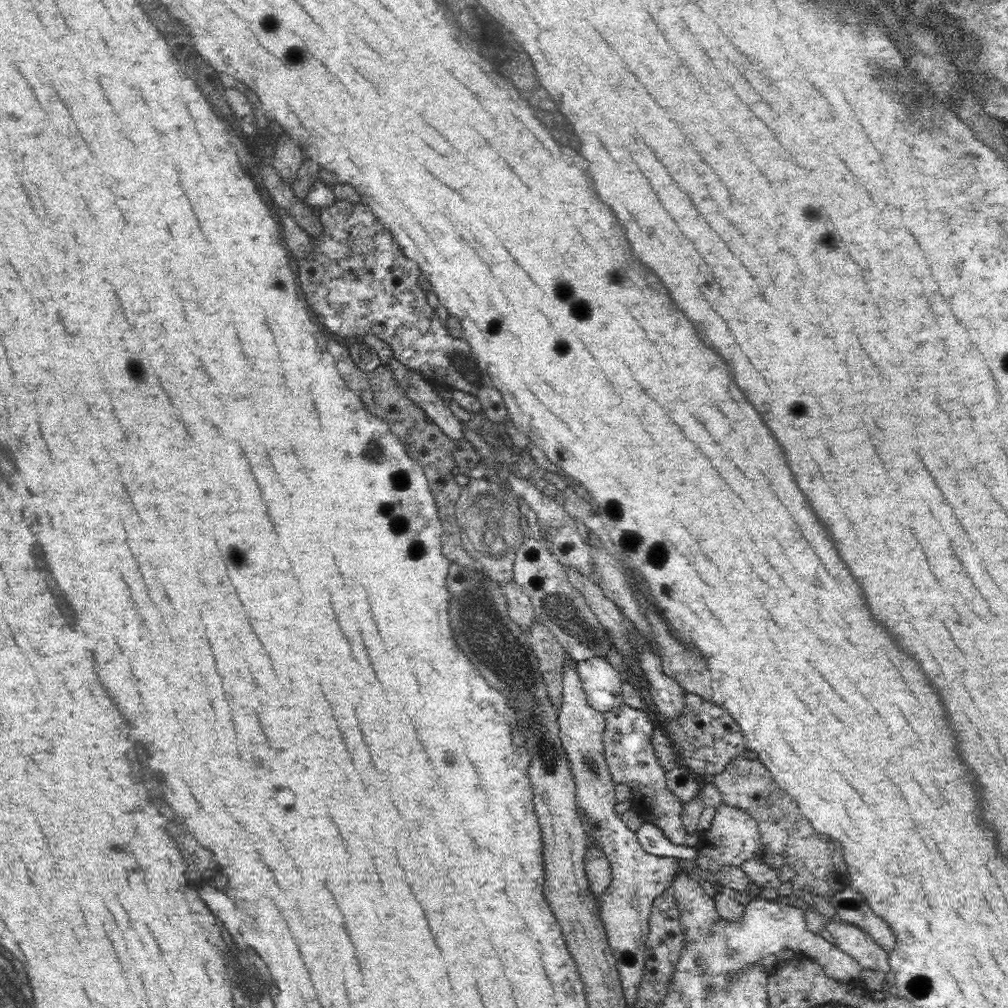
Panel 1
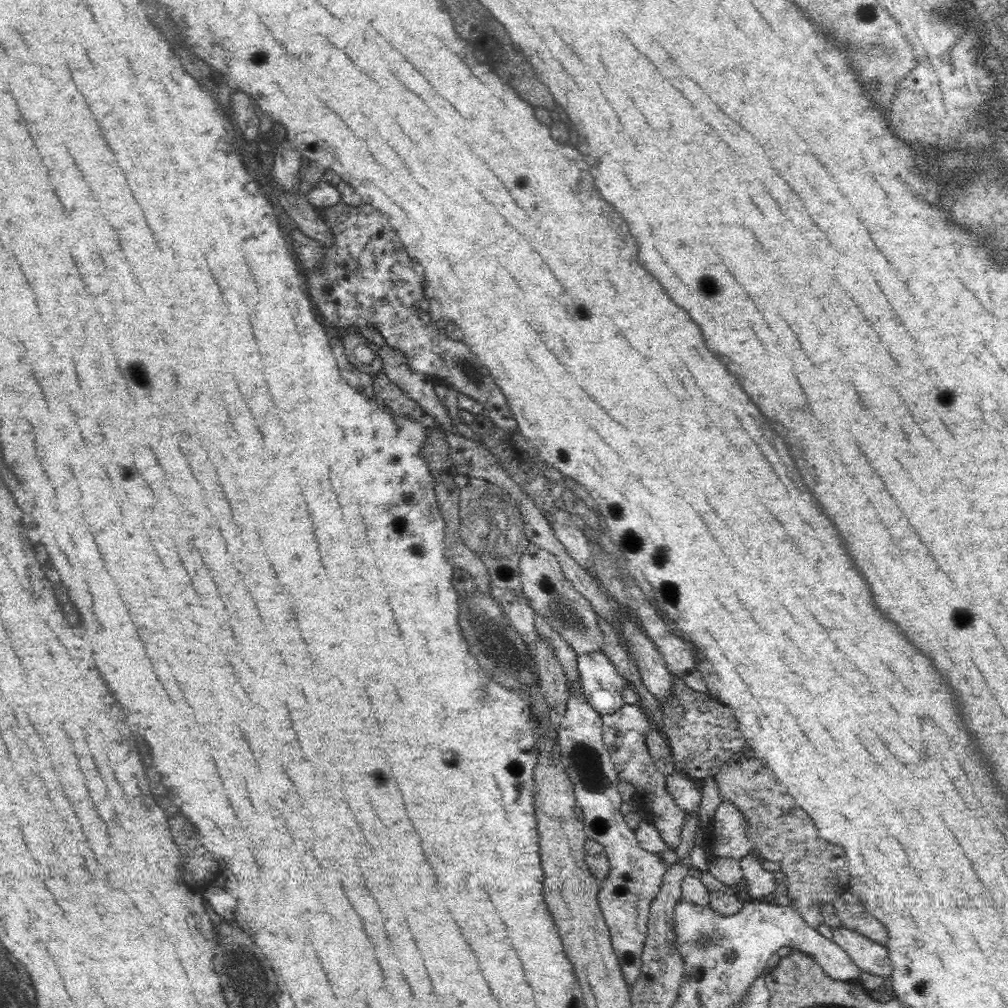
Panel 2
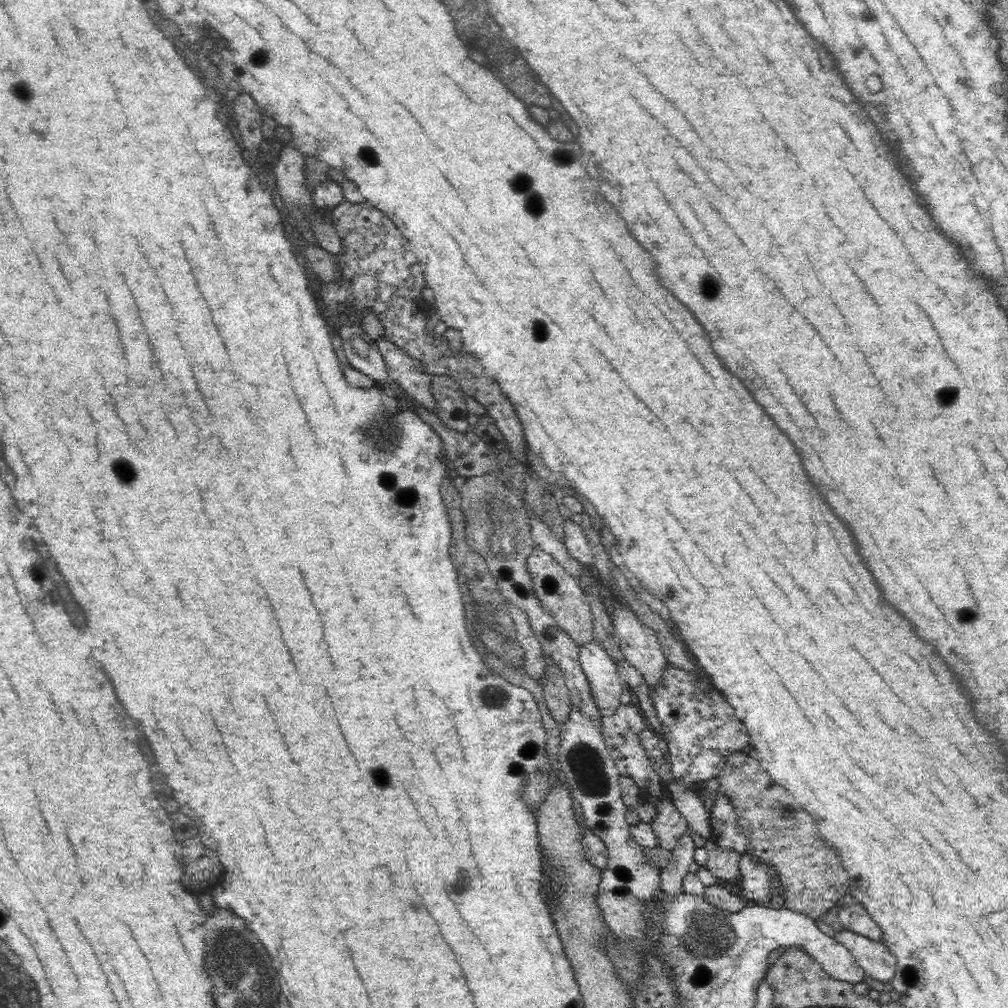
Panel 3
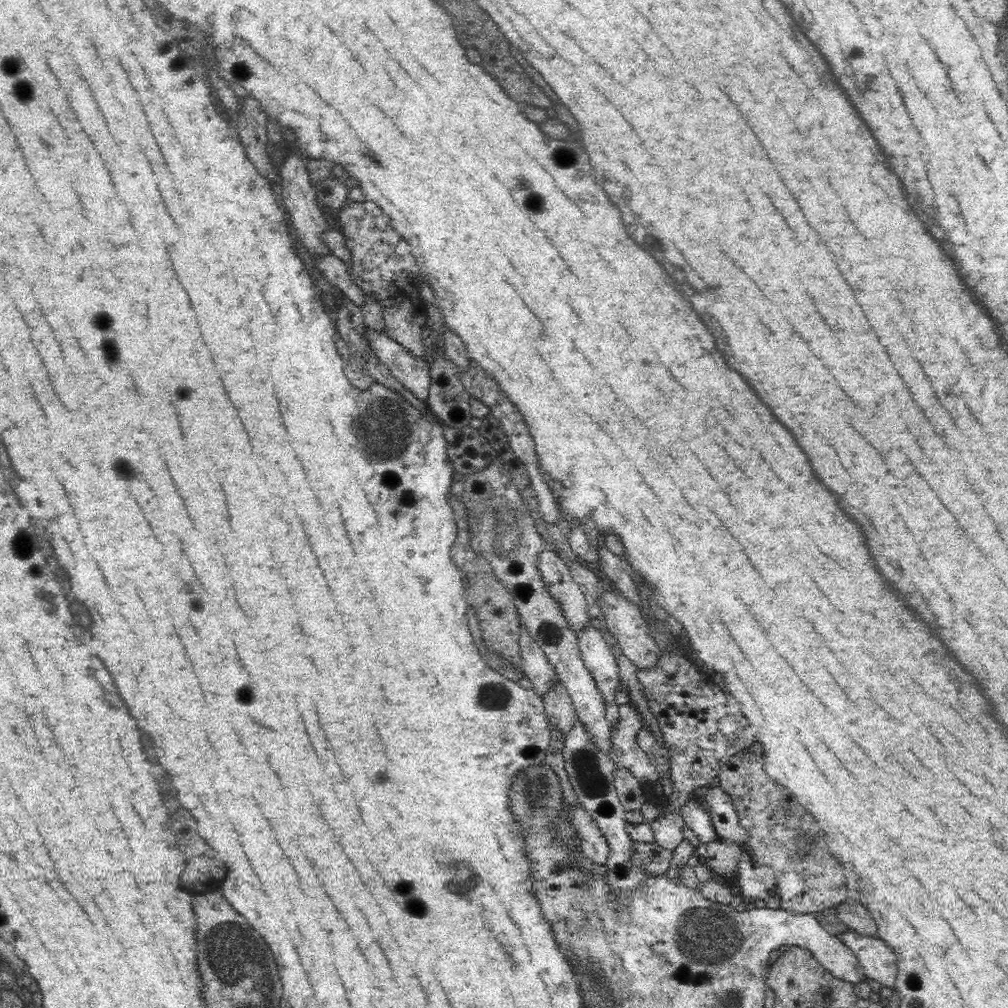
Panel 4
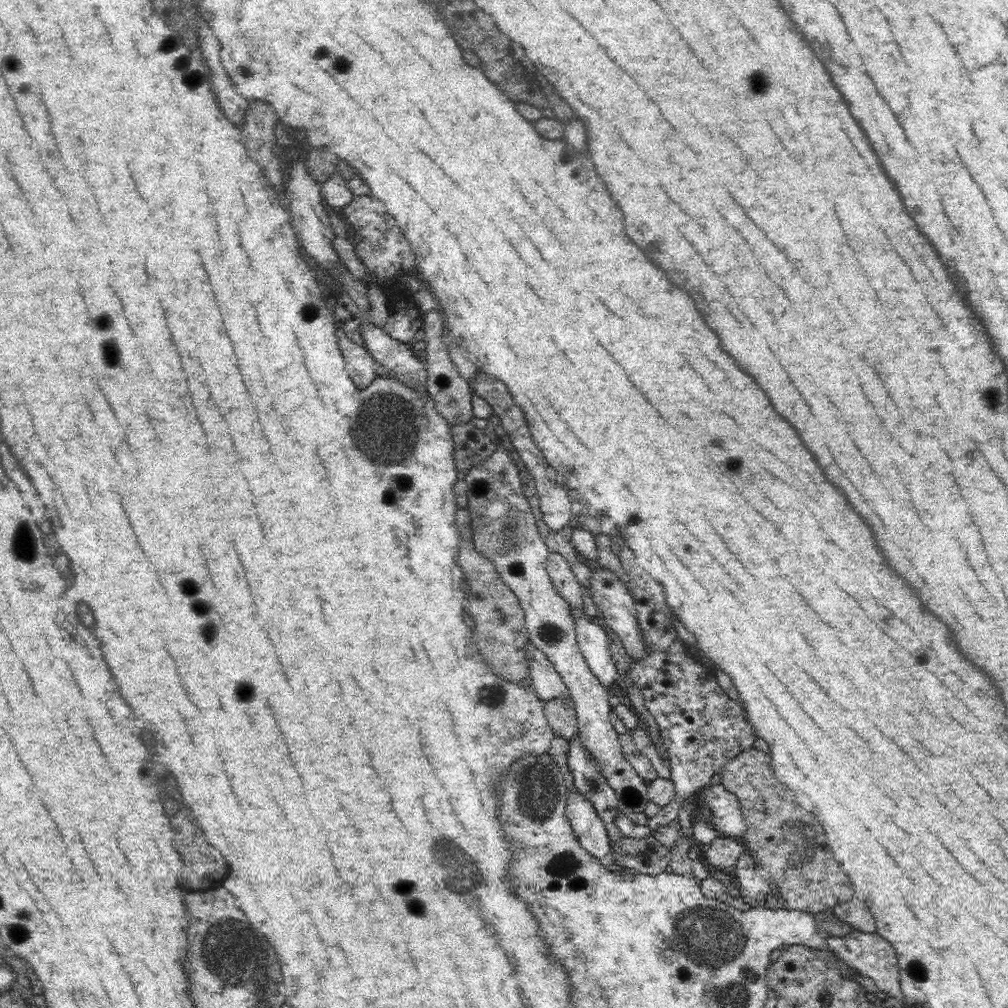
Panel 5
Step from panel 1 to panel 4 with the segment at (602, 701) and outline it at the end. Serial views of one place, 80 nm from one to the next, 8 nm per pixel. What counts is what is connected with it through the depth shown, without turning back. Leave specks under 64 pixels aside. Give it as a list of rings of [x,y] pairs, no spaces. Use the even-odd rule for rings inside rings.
[[[590,623],[577,633],[577,639],[582,660],[594,677],[596,687],[604,699],[606,718],[615,725],[619,717],[619,706],[614,699],[620,675],[614,655],[604,639],[604,633]]]

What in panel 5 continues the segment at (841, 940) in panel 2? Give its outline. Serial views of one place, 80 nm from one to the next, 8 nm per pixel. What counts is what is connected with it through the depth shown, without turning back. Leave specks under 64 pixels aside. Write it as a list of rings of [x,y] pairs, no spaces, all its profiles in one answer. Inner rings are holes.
[[[853,929],[845,936],[847,951],[838,954],[838,957],[856,970],[858,975],[872,978],[876,982],[879,991],[886,992],[888,996],[896,998],[903,1004],[903,994],[899,983],[899,966],[895,948],[882,938],[877,932],[862,932]]]

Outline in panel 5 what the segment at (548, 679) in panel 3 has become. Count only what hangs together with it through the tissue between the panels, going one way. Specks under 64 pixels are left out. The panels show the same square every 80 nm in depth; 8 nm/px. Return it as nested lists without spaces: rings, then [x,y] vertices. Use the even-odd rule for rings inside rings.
[[[554,700],[546,701],[544,710],[547,721],[553,728],[553,732],[570,742],[578,734],[577,713],[571,700]]]

